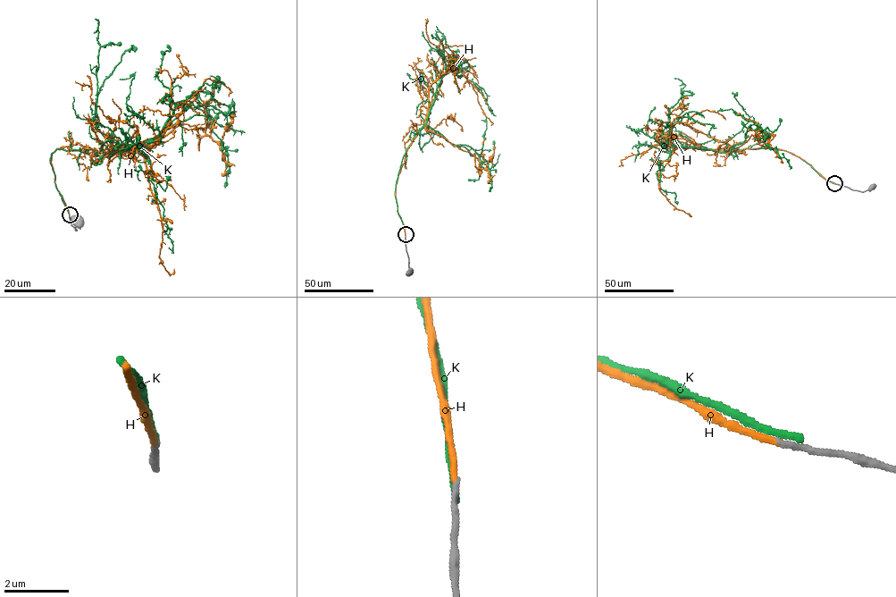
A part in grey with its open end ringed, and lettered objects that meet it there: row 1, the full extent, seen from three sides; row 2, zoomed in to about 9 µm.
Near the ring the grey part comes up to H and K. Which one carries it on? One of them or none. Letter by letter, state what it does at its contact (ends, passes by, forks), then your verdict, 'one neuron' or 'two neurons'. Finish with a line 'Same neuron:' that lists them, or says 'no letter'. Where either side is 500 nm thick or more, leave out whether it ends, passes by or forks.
H: it ends | one neuron
K: it ends | two neurons
Same neuron: H

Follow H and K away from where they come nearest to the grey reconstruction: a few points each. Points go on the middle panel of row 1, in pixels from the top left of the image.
H: (405, 234), (396, 186), (407, 148), (424, 127), (429, 87), (442, 74), (459, 71), (491, 125)
K: (405, 235), (395, 193), (398, 172), (412, 138), (427, 121), (441, 78), (453, 67), (462, 70), (491, 110)

